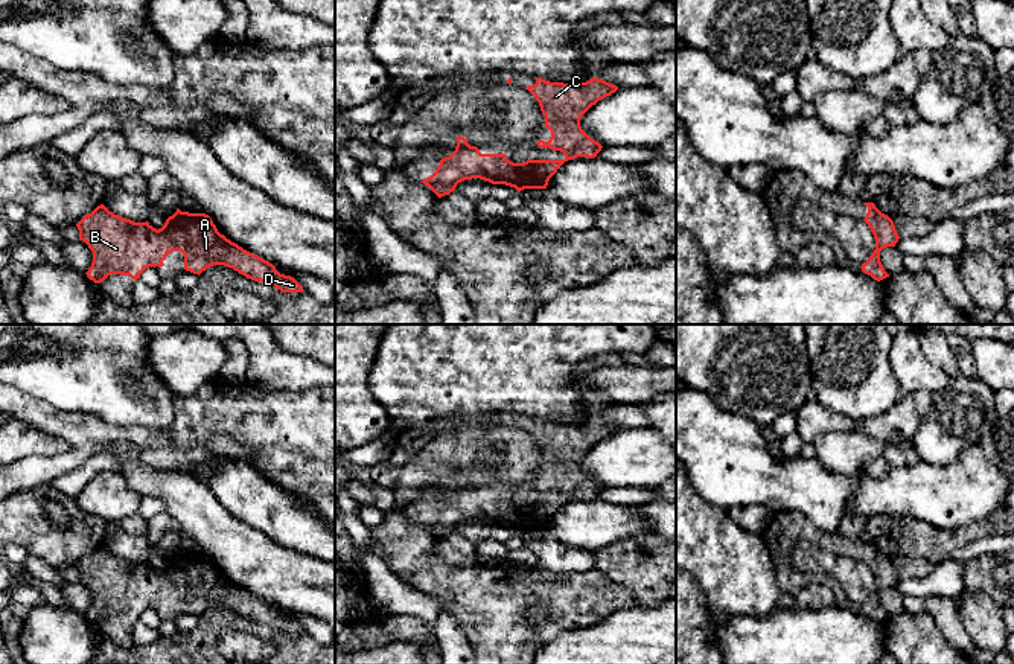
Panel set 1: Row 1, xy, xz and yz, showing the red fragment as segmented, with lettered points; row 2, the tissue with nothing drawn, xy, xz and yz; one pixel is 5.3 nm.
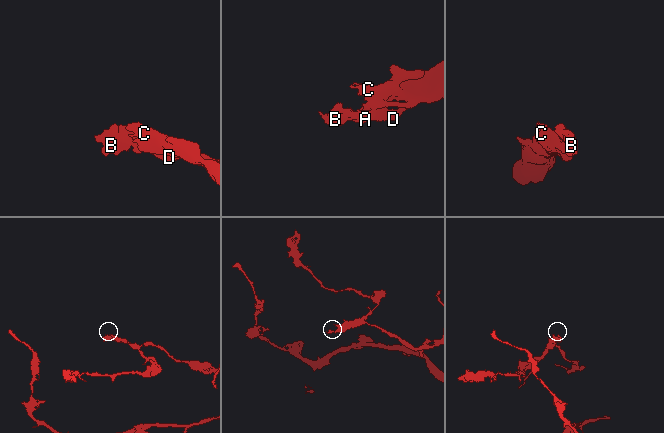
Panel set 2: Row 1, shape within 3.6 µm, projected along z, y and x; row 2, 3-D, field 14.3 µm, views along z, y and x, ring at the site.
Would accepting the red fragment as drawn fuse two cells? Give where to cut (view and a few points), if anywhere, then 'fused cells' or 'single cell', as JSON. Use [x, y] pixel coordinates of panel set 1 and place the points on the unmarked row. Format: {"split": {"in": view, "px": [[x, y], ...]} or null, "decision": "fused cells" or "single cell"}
{"split": null, "decision": "single cell"}

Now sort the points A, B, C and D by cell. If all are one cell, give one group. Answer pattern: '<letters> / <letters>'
A B C D

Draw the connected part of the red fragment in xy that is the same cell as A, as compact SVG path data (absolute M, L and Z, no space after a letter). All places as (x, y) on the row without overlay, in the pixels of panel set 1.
M100 545L76 568L79 582L93 592L93 603L85 615L94 624L111 615L137 621L146 609L163 608L169 594L181 592L184 611L198 617L213 606L224 606L282 634L305 632L294 618L280 615L273 605L221 576L206 554L177 550L157 571L148 562L134 563Z

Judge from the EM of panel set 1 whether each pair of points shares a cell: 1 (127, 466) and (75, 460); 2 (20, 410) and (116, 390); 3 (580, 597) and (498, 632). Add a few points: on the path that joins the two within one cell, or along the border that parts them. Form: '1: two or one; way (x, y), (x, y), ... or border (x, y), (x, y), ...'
1: one; way (117, 453), (113, 448), (89, 450)
2: two; border (17, 387), (58, 408), (84, 413)
3: one; way (561, 597), (533, 597), (518, 612)

